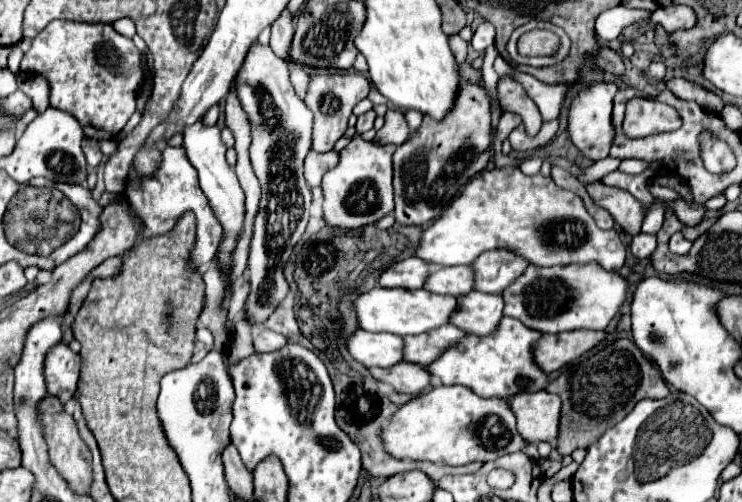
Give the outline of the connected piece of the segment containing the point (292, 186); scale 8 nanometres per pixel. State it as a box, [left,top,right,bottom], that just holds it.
[236,10,312,326]

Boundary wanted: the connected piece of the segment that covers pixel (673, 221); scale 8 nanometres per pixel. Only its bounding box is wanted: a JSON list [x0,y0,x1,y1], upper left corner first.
[658,208,684,244]

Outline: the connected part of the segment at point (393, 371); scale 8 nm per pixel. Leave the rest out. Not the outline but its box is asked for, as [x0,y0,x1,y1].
[370,362,430,394]

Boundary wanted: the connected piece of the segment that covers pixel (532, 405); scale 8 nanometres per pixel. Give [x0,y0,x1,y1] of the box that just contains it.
[510,390,560,442]

